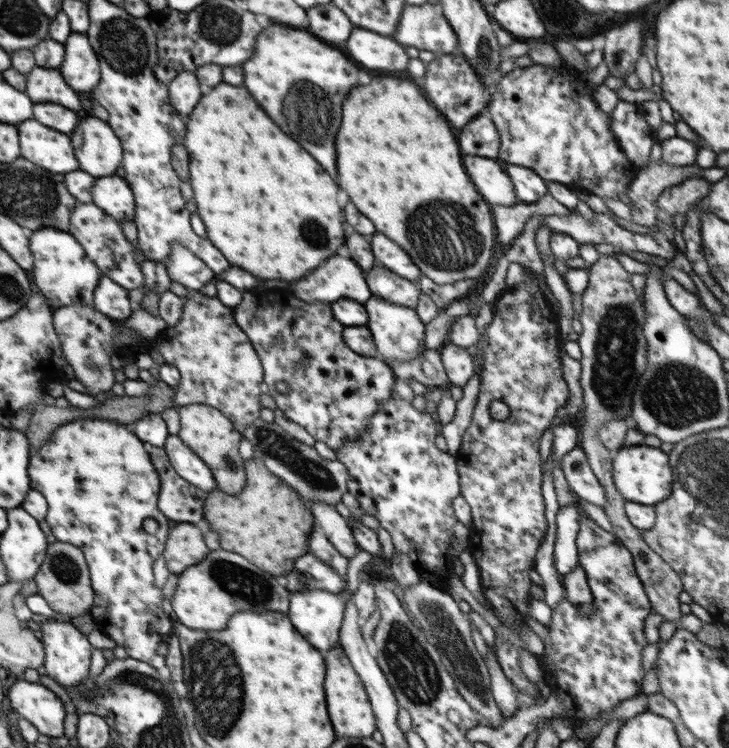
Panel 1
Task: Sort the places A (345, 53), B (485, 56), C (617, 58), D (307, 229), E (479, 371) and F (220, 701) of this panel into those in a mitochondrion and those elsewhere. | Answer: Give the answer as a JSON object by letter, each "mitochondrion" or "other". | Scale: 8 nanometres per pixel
{"A":"other","B":"mitochondrion","C":"other","D":"mitochondrion","E":"other","F":"mitochondrion"}

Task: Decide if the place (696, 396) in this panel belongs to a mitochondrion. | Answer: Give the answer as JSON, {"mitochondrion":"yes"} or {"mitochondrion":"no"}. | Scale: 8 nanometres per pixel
{"mitochondrion":"yes"}

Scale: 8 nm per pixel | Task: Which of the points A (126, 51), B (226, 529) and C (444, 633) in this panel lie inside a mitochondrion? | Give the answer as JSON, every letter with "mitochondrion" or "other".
{"A":"mitochondrion","B":"other","C":"mitochondrion"}

